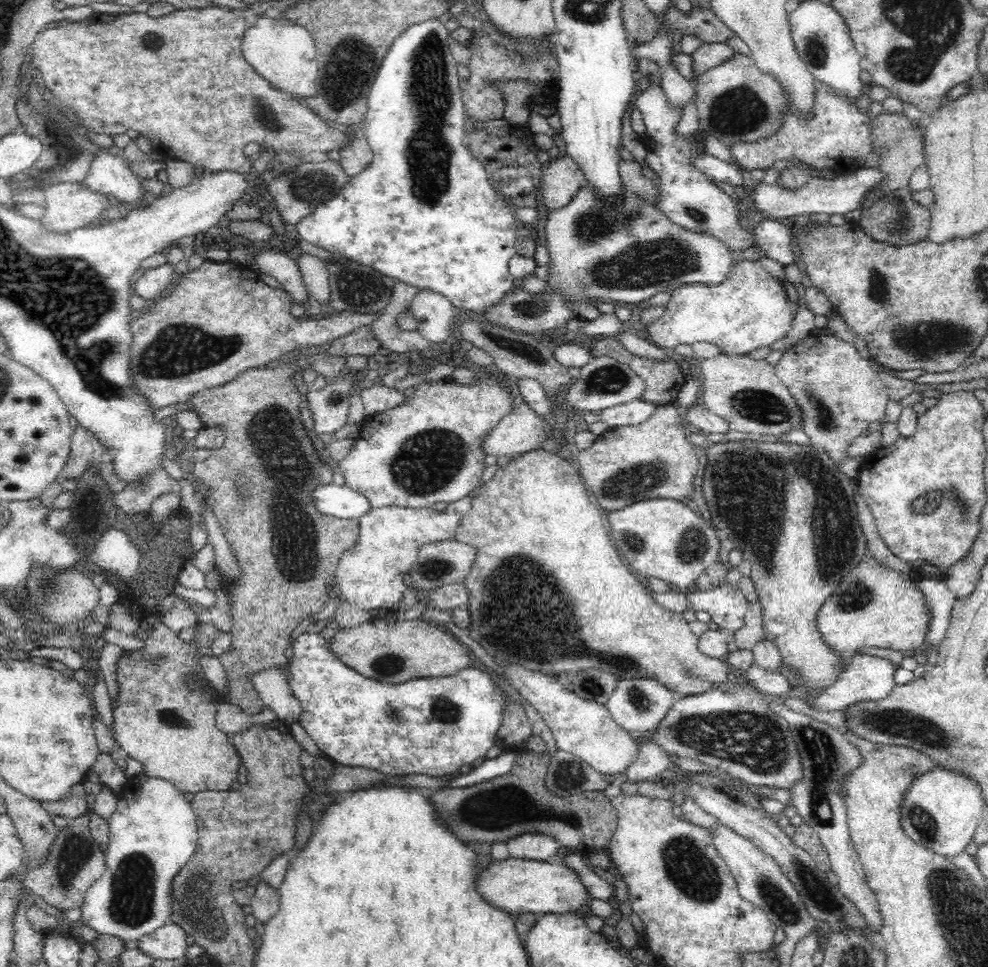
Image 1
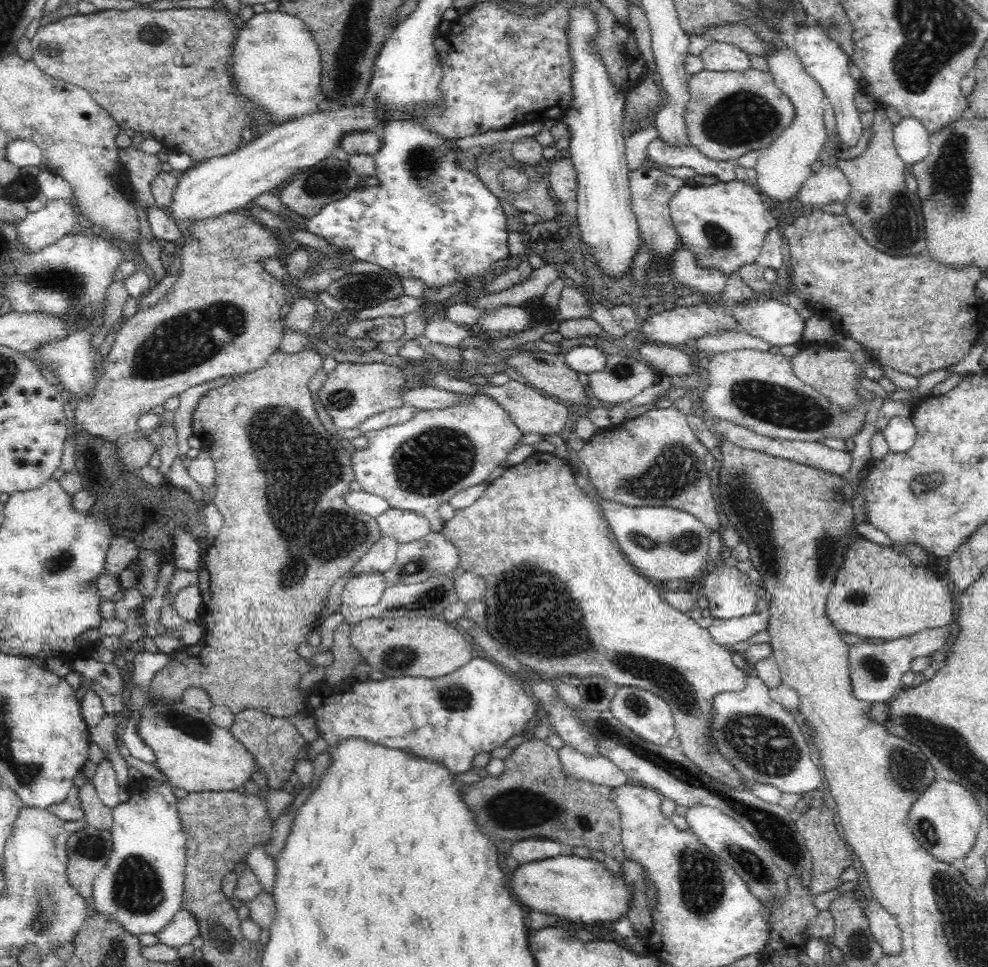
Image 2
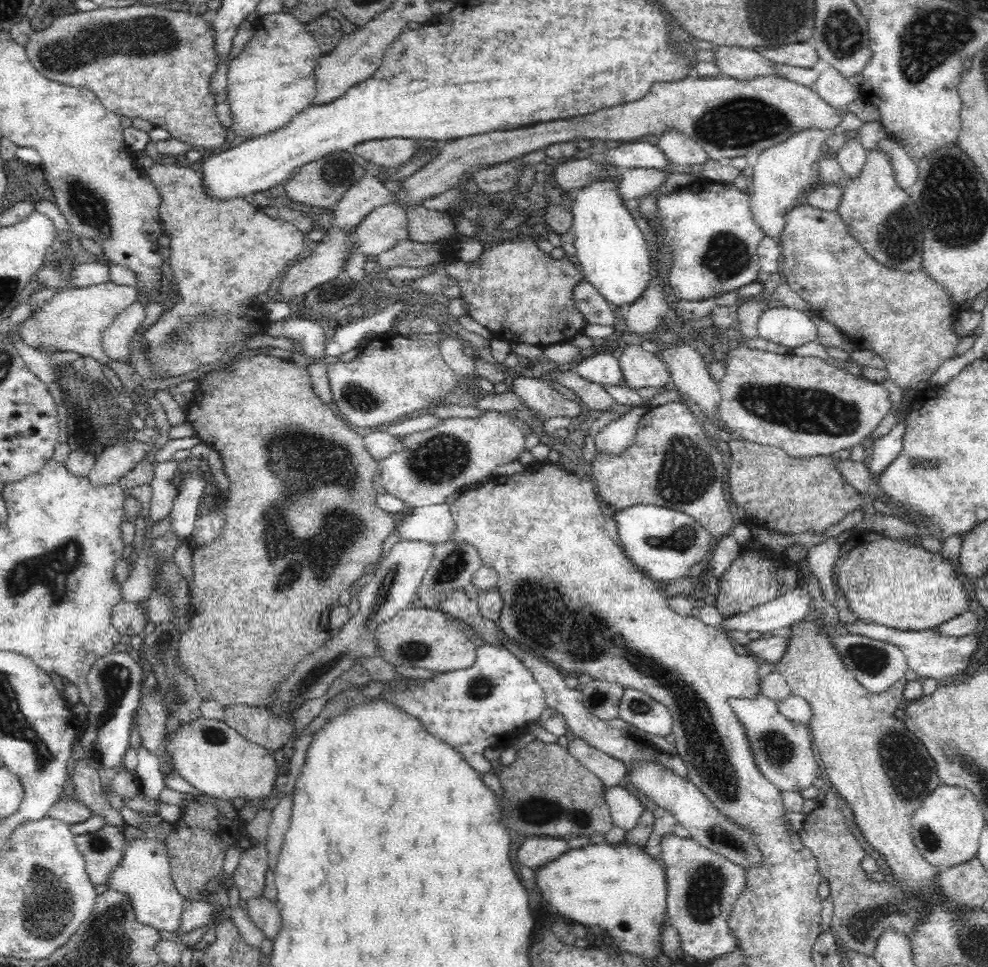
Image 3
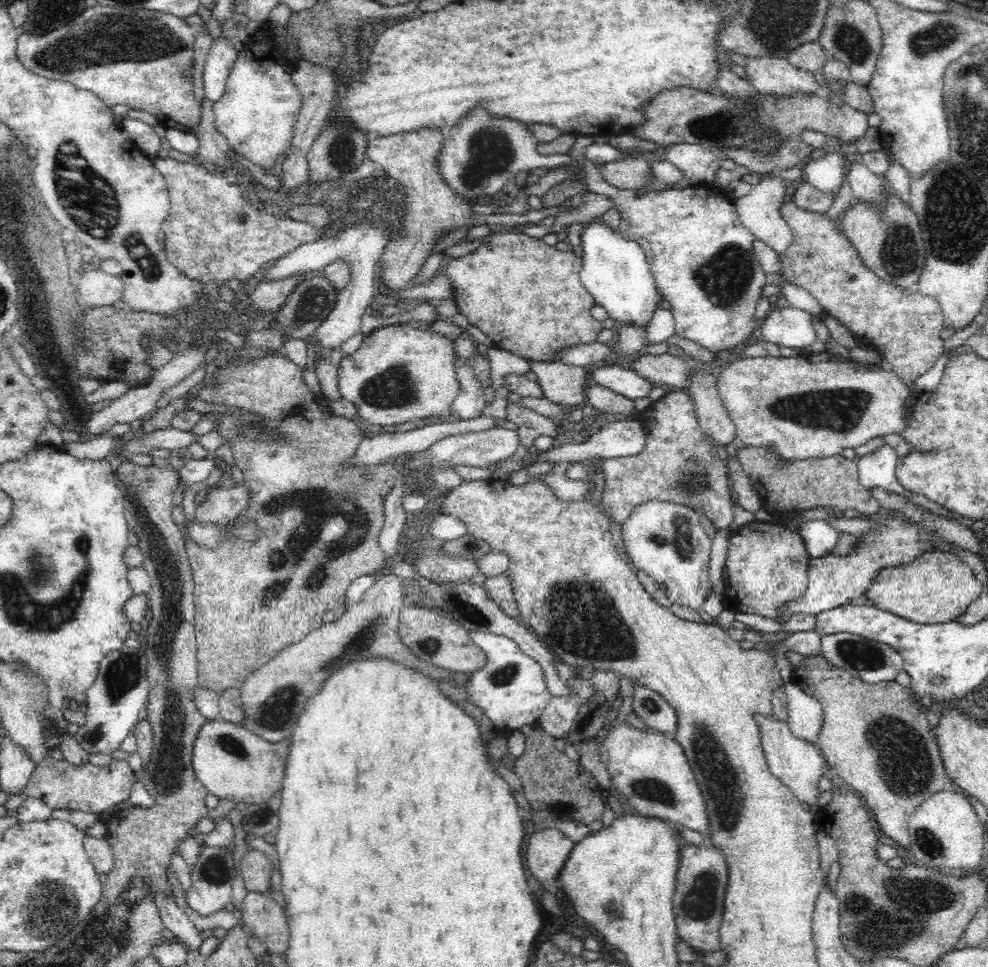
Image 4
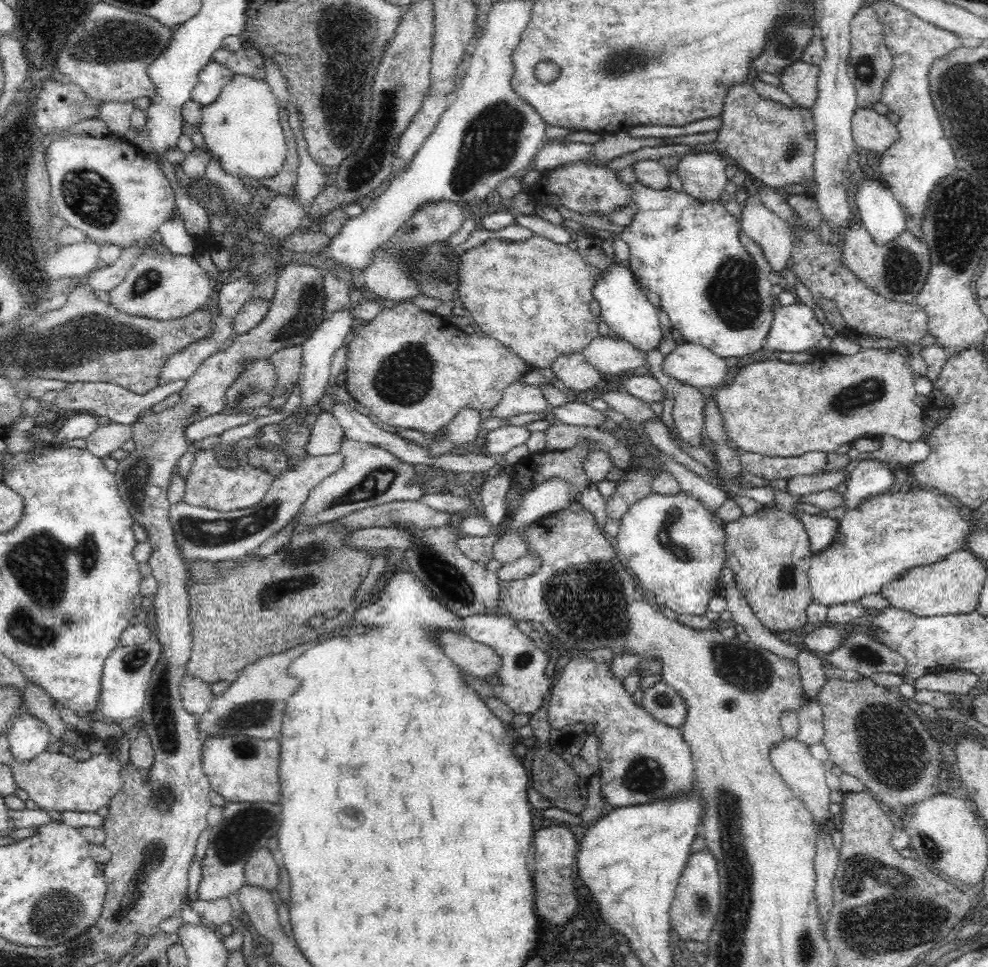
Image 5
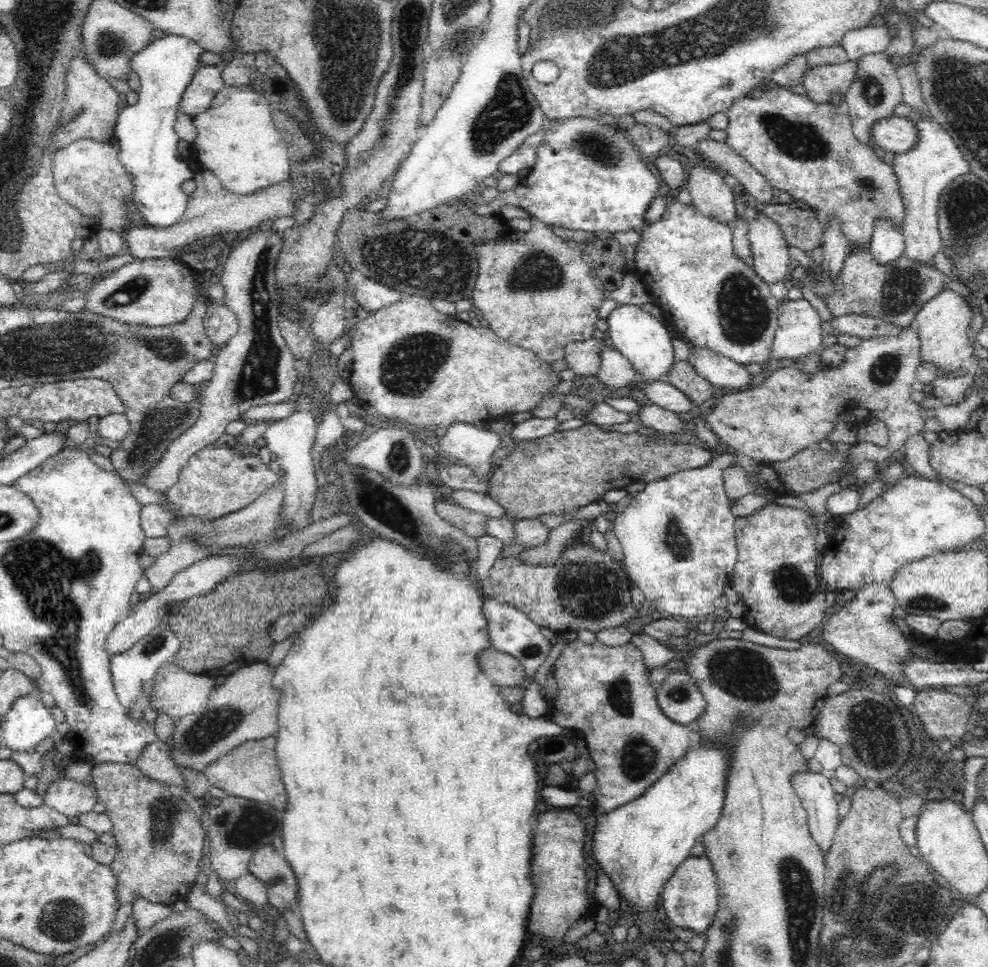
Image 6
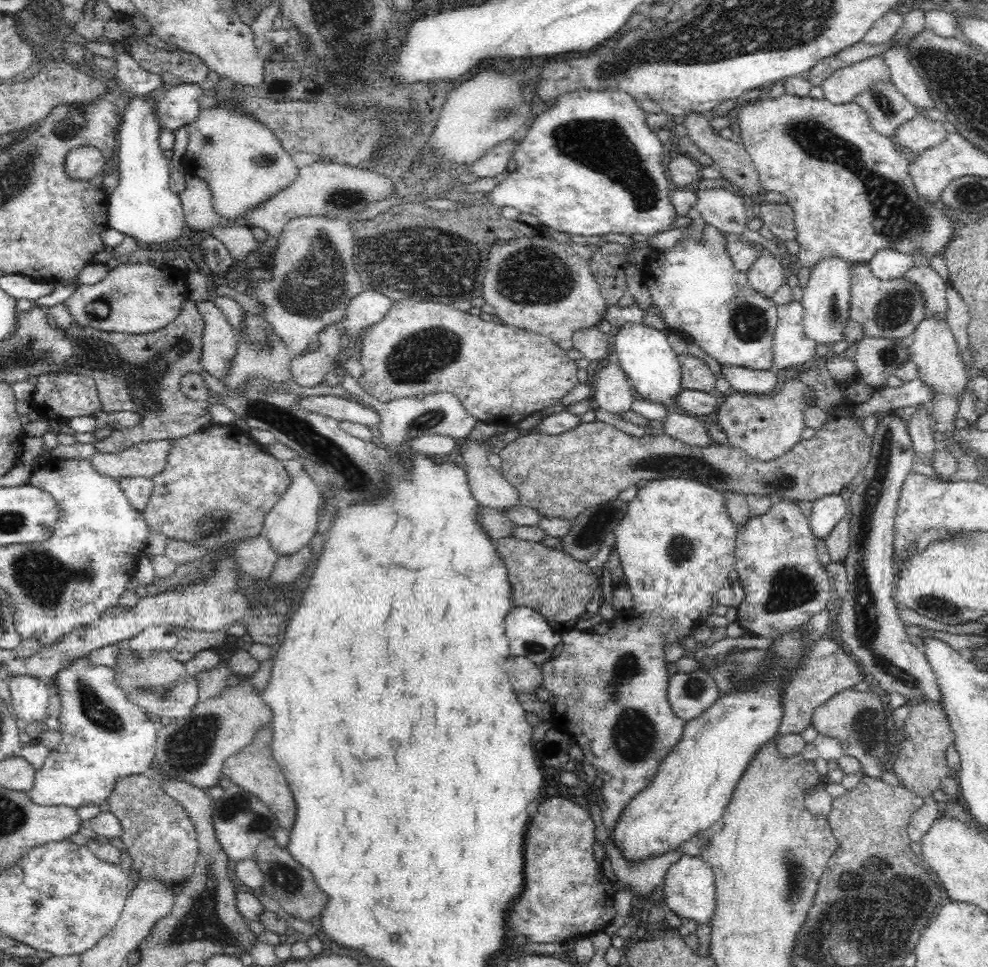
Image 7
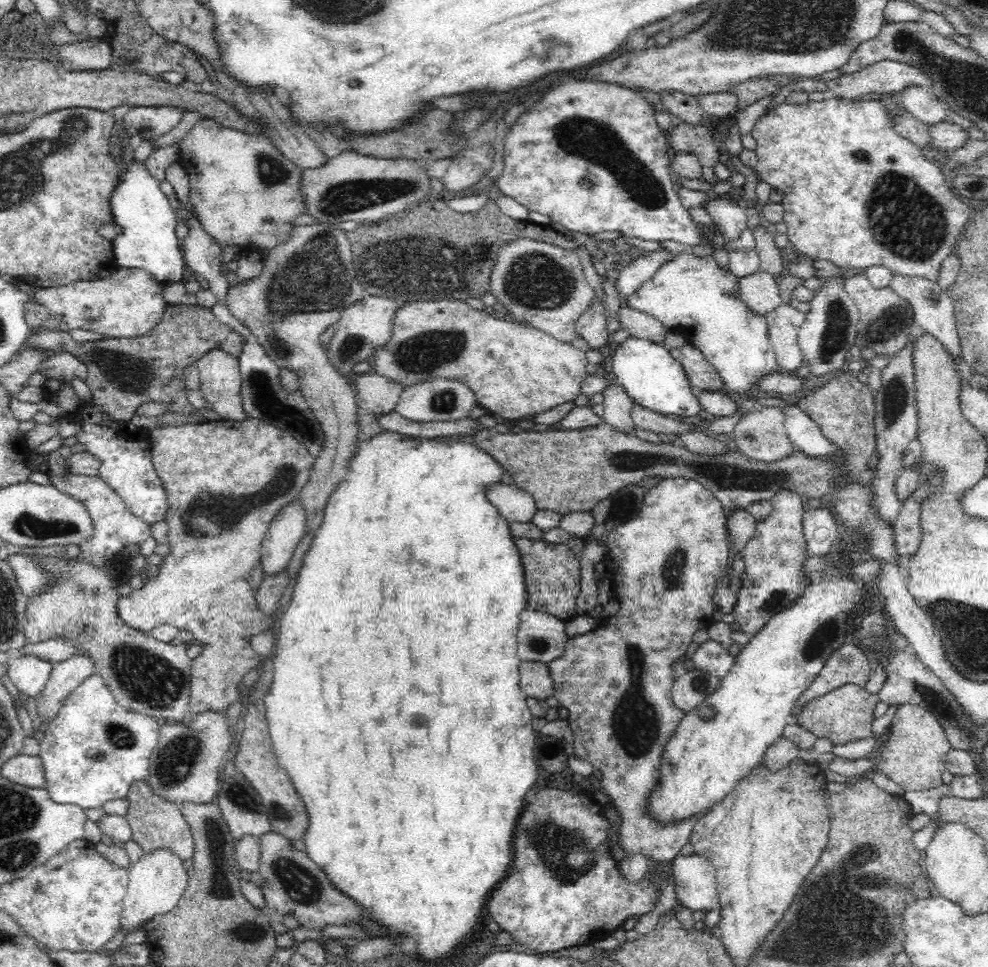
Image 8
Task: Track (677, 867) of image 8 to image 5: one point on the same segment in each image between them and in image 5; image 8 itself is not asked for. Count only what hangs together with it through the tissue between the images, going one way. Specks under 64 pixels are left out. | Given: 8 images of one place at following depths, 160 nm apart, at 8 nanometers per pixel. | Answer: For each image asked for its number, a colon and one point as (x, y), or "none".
5: (696, 905)
6: (691, 898)
7: (689, 885)

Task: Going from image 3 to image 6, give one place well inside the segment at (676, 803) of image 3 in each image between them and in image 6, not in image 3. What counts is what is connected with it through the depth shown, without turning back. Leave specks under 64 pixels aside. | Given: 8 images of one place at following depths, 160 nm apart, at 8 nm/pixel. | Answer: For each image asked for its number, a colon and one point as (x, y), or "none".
4: (651, 772)
5: (641, 759)
6: (604, 691)

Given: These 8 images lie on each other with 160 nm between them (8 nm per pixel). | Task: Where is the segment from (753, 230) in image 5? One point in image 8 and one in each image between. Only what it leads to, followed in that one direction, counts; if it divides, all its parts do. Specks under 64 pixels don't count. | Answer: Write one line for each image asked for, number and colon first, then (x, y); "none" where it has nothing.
6: (770, 249)
7: (766, 274)
8: (759, 290)

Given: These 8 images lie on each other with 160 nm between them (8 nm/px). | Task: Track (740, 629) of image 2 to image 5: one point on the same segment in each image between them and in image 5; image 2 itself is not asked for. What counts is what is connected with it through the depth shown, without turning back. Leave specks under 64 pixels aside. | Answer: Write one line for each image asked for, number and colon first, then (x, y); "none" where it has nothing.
3: (775, 616)
4: (832, 581)
5: (887, 534)

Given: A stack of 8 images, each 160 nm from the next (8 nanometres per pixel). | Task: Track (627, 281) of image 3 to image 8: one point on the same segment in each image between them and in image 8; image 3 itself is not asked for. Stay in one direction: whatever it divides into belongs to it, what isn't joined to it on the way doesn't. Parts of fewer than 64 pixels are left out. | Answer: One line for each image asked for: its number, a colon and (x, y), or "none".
4: (614, 270)
5: (624, 305)
6: (646, 342)
7: (652, 367)
8: (653, 378)

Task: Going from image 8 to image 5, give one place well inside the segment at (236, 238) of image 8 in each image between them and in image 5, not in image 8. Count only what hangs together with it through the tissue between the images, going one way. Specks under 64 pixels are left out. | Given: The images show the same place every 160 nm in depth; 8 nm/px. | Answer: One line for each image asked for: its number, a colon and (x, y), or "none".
5: (241, 128)
6: (237, 139)
7: (244, 164)

